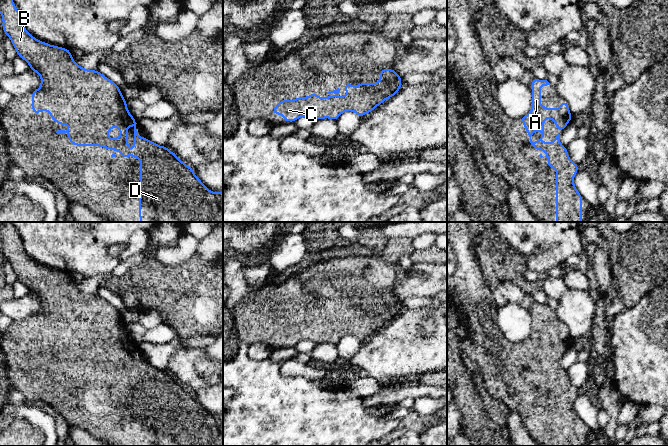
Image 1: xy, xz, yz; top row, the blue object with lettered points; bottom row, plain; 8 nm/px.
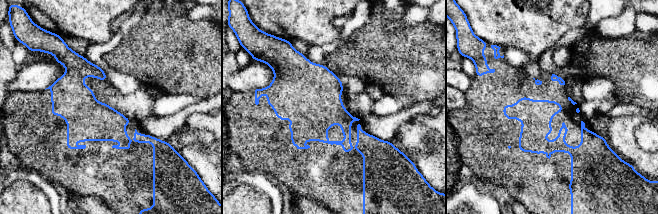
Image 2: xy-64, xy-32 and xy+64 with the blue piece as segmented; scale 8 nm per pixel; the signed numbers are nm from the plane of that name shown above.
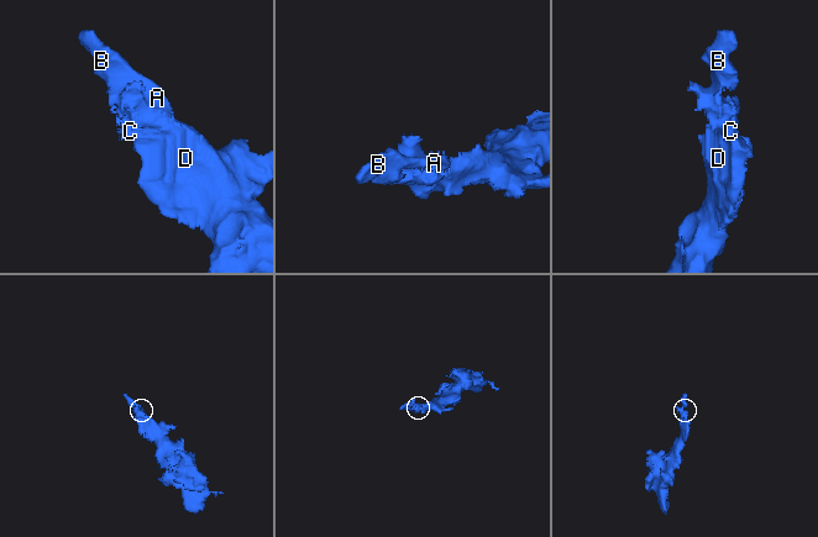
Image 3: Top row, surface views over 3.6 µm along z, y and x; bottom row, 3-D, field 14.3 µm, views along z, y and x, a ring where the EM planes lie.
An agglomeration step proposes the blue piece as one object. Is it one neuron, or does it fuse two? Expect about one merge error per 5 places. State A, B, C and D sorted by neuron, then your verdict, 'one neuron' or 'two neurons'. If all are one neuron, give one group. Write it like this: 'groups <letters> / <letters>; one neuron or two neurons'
groups A B C D; one neuron

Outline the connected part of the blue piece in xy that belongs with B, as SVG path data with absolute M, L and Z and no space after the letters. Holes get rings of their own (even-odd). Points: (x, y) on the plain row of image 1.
M0 222L0 237L3 243L2 253L11 264L17 280L25 284L30 293L41 301L40 312L31 316L32 337L39 338L41 334L46 334L52 340L53 346L59 347L60 350L67 346L68 364L74 370L100 370L121 376L121 382L132 380L140 384L139 446L223 446L223 416L210 415L194 398L193 392L182 386L168 371L159 370L138 359L136 343L129 337L121 313L113 305L98 294L88 294L79 290L73 284L70 274L34 262L25 253L23 242L12 222ZM115 350L120 354L120 361L110 363L108 357ZM129 350L134 351L134 370L131 373L131 379L127 364Z

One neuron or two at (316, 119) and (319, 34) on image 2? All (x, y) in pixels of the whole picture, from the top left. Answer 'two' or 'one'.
two

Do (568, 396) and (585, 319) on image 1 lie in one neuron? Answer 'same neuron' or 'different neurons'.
different neurons

